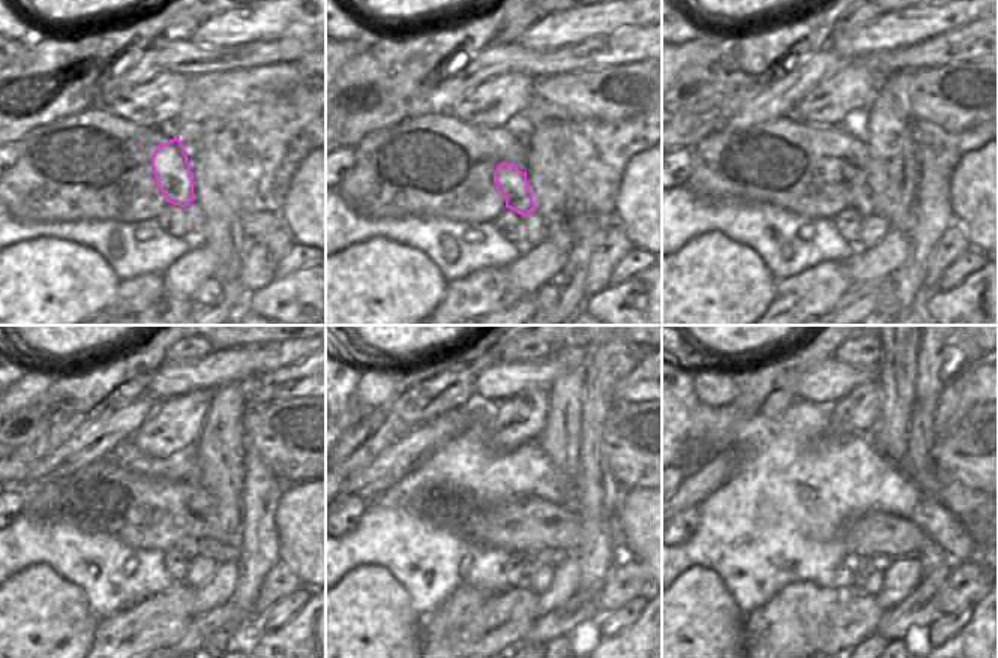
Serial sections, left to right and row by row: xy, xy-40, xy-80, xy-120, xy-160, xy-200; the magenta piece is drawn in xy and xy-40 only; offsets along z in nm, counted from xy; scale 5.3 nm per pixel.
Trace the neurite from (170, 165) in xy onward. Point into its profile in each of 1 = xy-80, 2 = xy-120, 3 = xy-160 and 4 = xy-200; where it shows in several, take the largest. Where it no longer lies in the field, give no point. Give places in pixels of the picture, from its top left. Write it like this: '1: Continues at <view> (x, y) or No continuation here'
1: Continues at xy-80 (859, 197)
2: Continues at xy-120 (192, 547)
3: Continues at xy-160 (527, 559)
4: Continues at xy-200 (862, 568)

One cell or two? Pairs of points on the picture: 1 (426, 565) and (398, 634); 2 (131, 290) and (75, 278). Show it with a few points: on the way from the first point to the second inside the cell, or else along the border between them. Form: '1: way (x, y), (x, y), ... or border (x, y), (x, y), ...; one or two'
1: border (390, 573), (408, 594), (411, 607), (419, 615); two
2: border (122, 281), (116, 296), (102, 309); two

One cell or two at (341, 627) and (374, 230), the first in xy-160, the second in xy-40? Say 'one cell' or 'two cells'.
two cells

